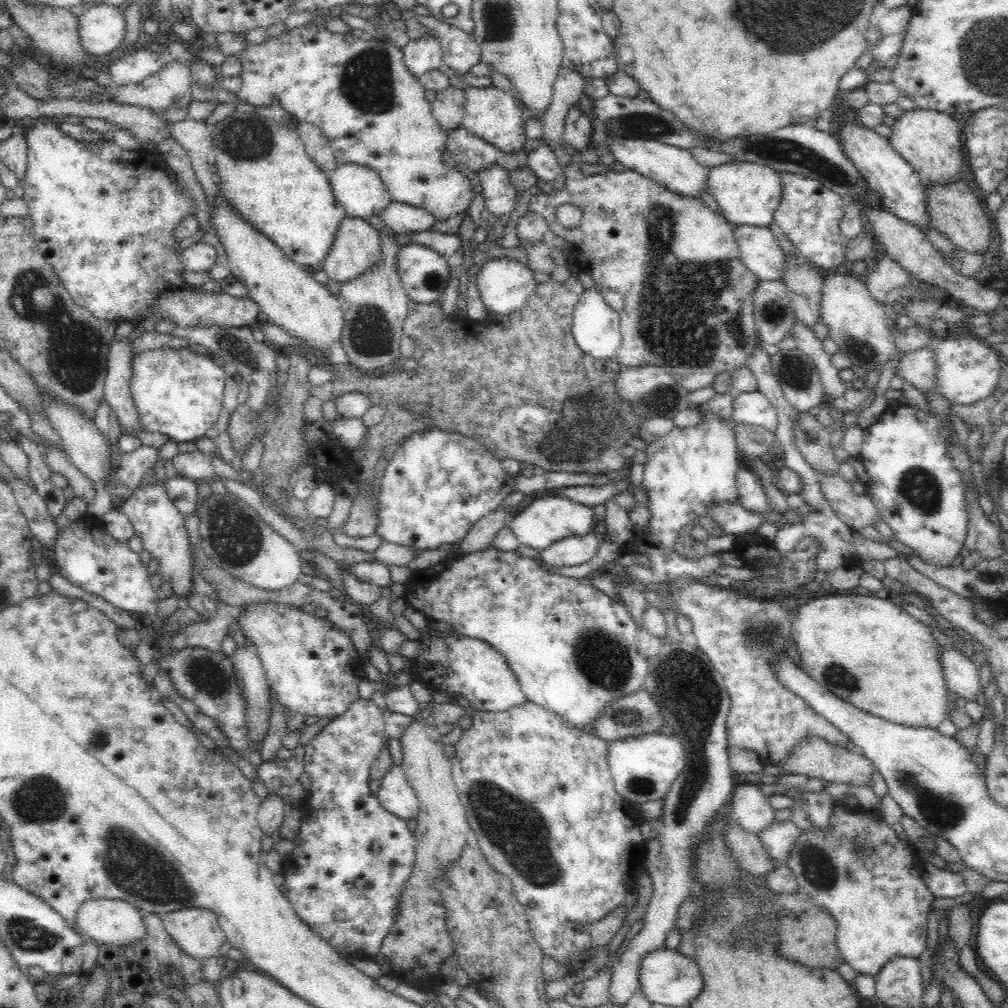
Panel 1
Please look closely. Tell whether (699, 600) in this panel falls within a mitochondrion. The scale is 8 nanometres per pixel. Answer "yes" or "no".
no

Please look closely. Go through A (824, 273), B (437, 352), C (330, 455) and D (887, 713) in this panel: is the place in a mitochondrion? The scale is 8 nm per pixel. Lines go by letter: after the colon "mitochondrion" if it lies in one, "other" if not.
A: other
B: other
C: other
D: other

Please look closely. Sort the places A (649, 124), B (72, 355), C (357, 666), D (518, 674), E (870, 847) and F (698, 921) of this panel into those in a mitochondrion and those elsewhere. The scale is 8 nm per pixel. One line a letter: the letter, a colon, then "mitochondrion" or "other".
A: mitochondrion
B: mitochondrion
C: other
D: other
E: other
F: other

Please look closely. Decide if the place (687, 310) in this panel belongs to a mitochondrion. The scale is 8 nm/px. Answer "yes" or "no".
yes

